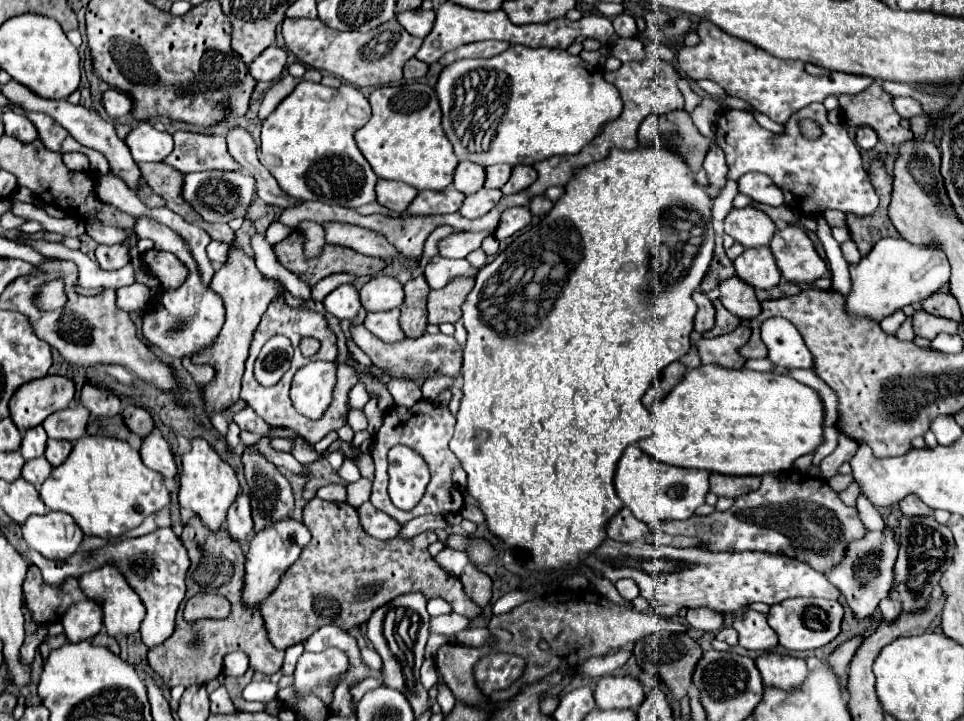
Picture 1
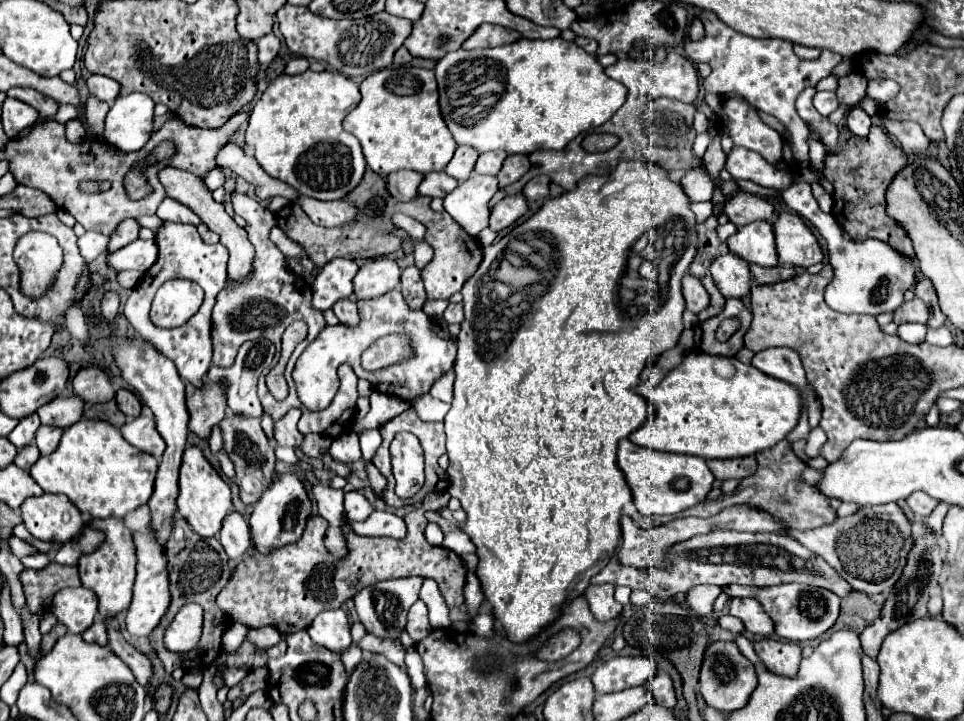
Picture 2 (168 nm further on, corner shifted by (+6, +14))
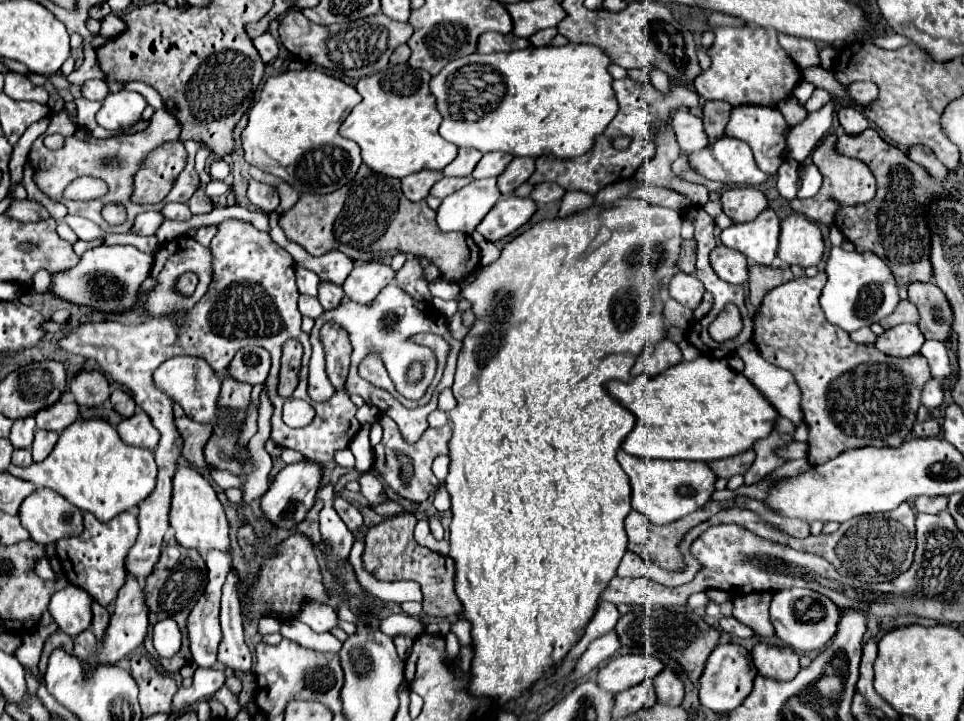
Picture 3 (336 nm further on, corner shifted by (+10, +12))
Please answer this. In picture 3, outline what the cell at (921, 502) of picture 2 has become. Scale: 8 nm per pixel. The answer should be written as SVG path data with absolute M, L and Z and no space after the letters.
M919 496L915 500L915 510L917 512L927 512L927 514L939 514L941 510L947 508L947 498L945 496Z

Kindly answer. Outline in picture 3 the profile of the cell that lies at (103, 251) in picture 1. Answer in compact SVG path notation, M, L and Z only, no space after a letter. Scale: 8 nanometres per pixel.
M143 212L141 216L135 218L135 224L133 224L133 232L135 234L145 234L145 236L151 236L157 232L157 228L163 224L163 214L161 212Z

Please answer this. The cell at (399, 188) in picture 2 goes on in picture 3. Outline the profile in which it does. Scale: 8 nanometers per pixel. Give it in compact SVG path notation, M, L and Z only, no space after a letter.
M423 170L423 172L411 174L411 176L401 180L405 196L413 202L425 200L429 196L429 190L433 188L433 184L441 178L443 178L443 172L433 172L433 170Z

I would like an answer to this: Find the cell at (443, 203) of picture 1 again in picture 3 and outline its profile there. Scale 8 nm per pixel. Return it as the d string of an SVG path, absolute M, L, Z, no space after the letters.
M445 176L443 180L439 180L439 182L435 184L435 188L431 190L431 196L447 198L449 194L453 194L453 192L461 190L463 186L467 186L471 180L473 180L471 176L469 176L469 178L447 178L447 176Z

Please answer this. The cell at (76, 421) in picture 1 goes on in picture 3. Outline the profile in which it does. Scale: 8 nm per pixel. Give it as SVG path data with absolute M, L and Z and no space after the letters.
M59 400L57 404L43 408L41 412L35 414L37 428L51 430L51 432L63 432L69 424L73 424L79 416L79 406L75 402L63 402Z

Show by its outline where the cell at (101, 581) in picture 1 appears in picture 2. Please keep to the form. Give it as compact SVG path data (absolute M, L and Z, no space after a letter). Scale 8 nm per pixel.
M107 518L107 520L91 520L89 526L103 530L105 540L103 544L87 556L79 558L79 576L81 584L89 590L93 590L99 598L99 614L103 618L113 618L119 612L129 608L129 602L133 600L133 582L135 582L135 546L131 538L131 530L125 528L123 520L117 518Z

